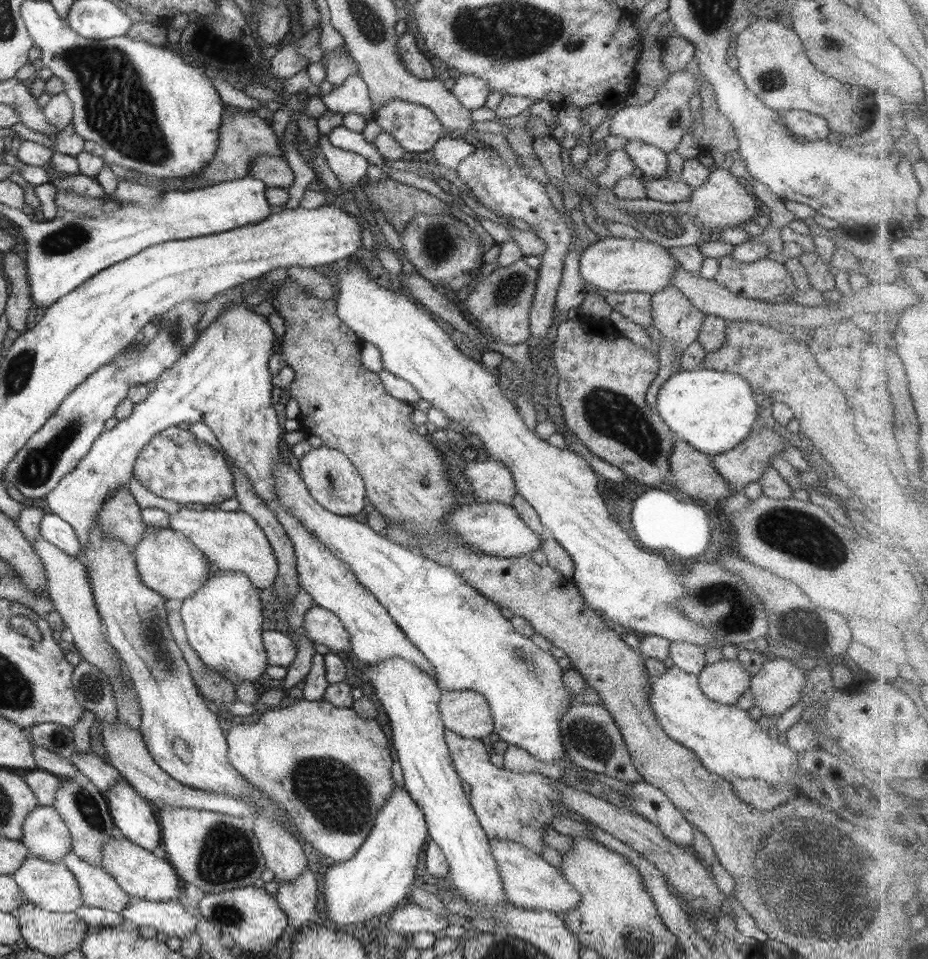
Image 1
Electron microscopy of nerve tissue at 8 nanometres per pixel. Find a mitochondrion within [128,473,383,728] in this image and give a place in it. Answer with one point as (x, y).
(163, 658)

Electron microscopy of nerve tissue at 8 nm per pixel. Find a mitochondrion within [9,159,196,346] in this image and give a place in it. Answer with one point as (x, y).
(65, 239)

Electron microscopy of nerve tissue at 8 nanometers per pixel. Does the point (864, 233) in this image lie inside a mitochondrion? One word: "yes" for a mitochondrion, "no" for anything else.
no

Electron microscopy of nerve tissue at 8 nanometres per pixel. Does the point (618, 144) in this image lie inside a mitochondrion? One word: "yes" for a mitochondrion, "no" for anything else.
no

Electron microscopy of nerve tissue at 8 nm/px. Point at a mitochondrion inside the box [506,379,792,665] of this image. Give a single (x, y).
(612, 415)

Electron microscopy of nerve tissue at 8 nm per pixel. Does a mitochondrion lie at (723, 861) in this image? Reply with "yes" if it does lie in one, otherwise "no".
no

